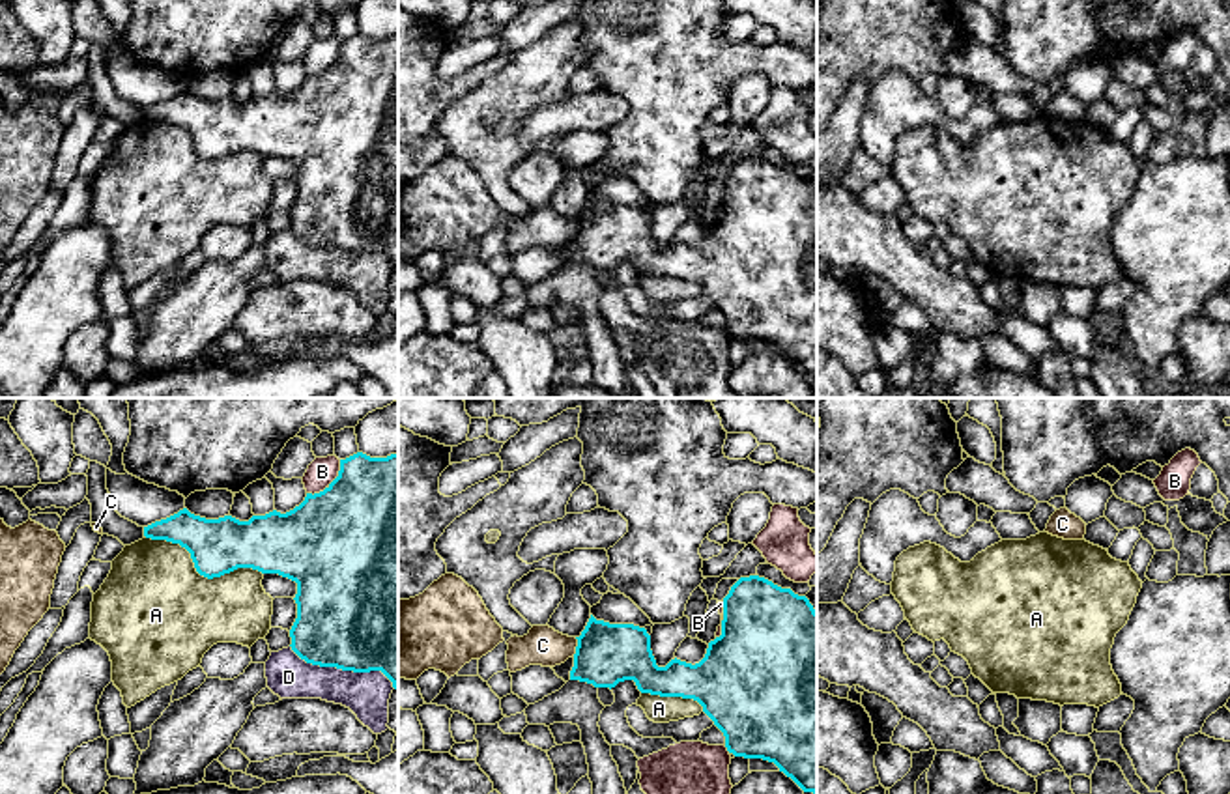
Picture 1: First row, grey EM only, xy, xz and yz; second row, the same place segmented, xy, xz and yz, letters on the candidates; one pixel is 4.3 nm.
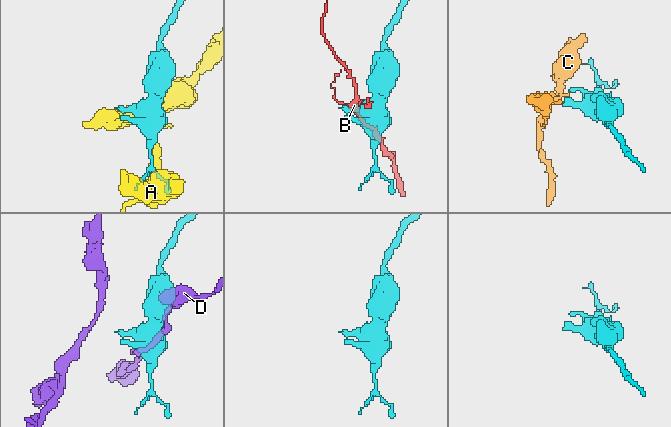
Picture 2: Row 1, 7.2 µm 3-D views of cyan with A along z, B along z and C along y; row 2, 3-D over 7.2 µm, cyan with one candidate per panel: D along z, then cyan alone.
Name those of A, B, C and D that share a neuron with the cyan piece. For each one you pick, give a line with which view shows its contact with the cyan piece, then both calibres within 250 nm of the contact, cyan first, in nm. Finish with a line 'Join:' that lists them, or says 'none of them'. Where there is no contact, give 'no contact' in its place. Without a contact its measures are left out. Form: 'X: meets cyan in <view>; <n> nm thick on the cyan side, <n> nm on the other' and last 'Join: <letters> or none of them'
Join: none of them

